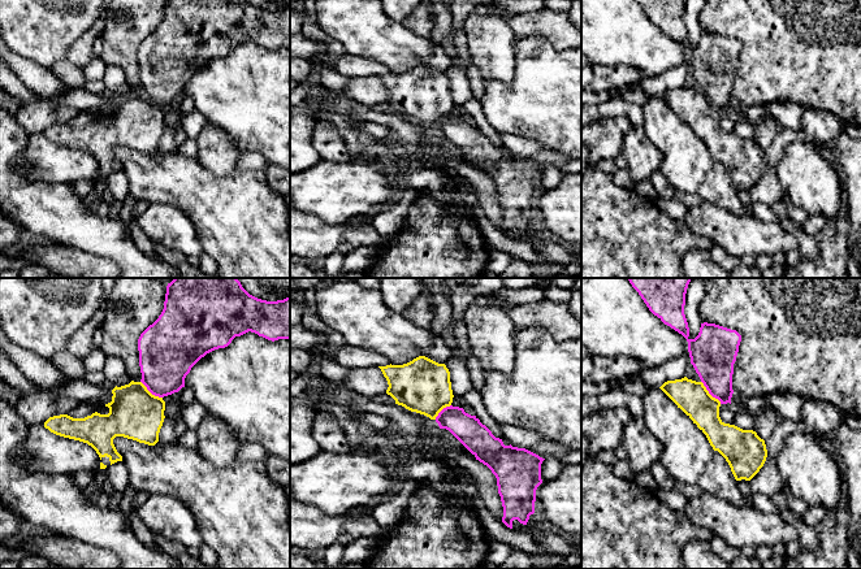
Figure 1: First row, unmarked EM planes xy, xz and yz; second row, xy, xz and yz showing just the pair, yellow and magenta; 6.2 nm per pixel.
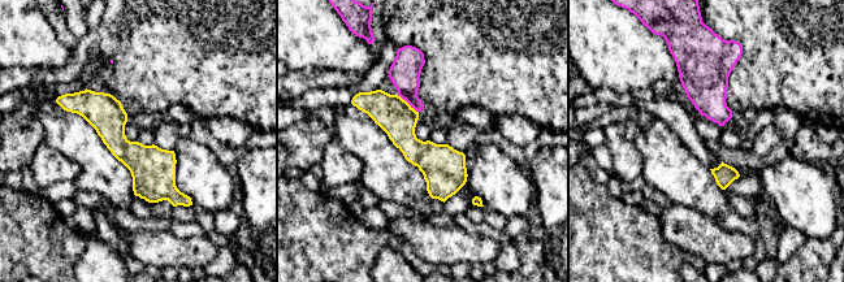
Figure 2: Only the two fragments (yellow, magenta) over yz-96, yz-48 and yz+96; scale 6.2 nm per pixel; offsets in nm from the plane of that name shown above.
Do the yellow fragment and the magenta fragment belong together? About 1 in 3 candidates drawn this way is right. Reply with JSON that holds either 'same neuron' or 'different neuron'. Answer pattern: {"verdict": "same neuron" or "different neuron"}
{"verdict": "different neuron"}

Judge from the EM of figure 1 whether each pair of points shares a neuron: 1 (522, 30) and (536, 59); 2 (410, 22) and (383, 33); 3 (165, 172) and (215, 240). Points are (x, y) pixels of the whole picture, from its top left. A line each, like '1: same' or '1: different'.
1: different
2: different
3: same

